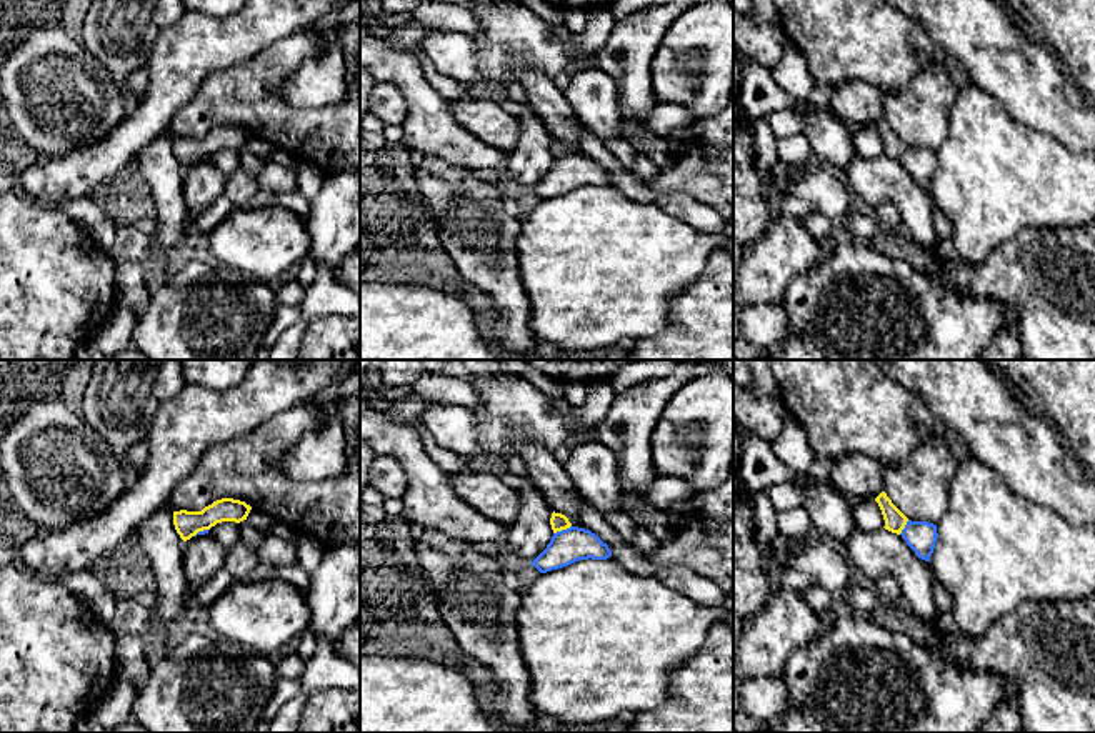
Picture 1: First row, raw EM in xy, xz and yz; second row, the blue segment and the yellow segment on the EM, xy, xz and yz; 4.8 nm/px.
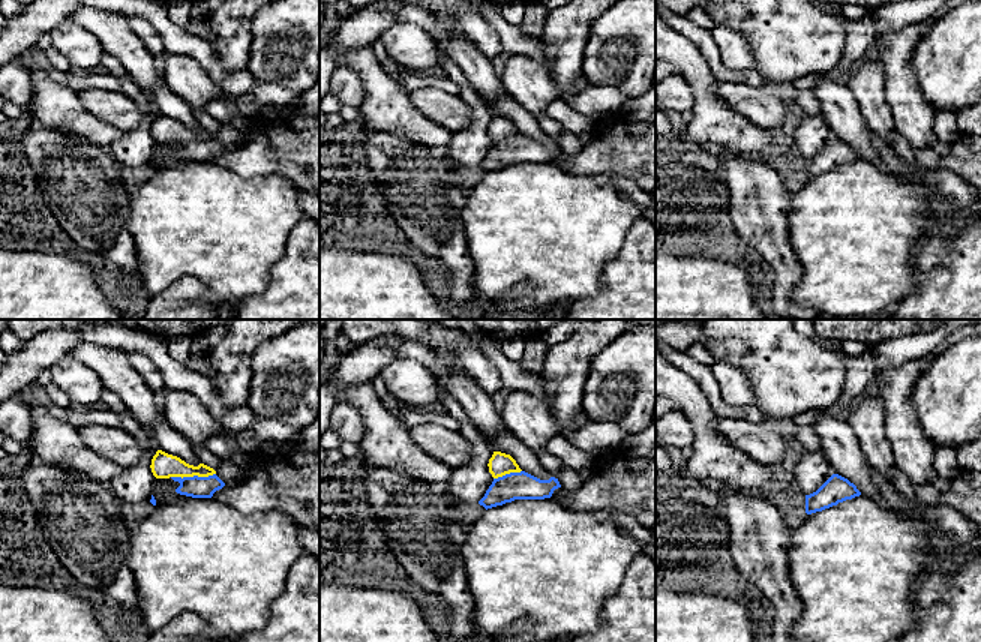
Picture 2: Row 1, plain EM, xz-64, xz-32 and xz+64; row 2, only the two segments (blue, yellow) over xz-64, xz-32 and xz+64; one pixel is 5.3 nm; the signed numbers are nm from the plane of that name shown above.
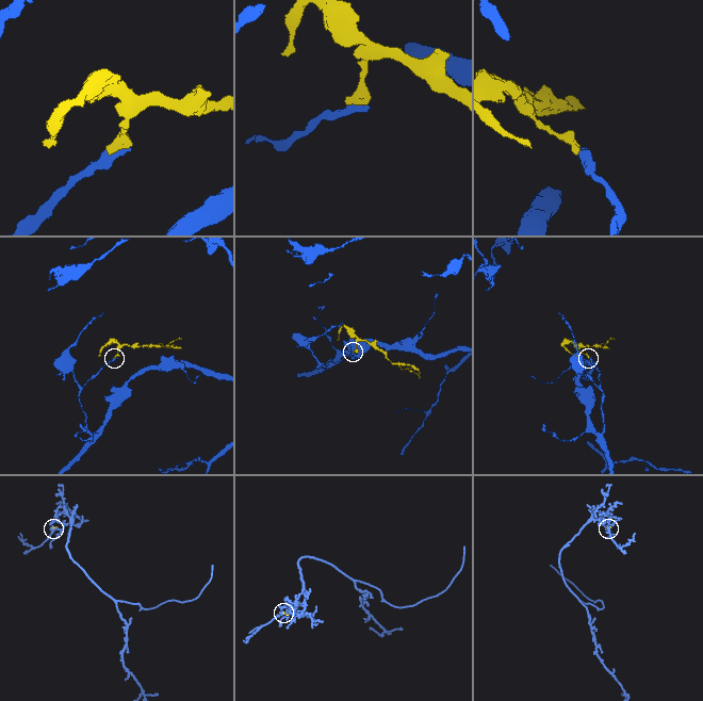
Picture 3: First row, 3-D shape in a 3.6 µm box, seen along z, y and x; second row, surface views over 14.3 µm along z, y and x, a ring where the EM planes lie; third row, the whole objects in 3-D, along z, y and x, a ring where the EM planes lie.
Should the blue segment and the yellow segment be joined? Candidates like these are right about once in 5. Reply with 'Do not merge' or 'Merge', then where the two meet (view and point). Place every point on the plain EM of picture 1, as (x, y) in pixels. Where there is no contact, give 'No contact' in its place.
Do not merge. Touches blue at xz (562, 157)

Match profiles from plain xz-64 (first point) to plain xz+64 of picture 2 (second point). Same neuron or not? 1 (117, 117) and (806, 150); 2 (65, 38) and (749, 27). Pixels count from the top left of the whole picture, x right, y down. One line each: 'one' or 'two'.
1: two
2: two

